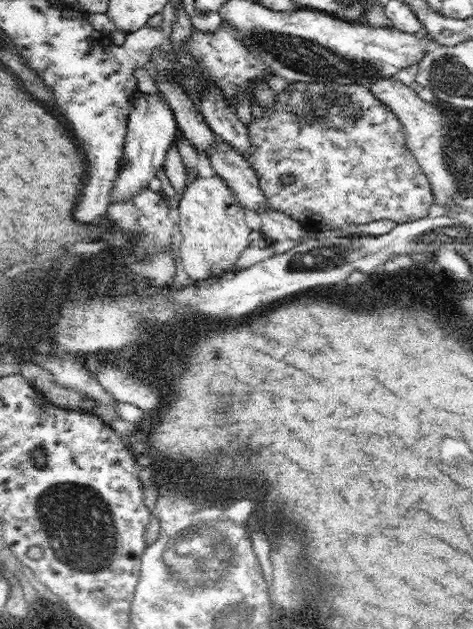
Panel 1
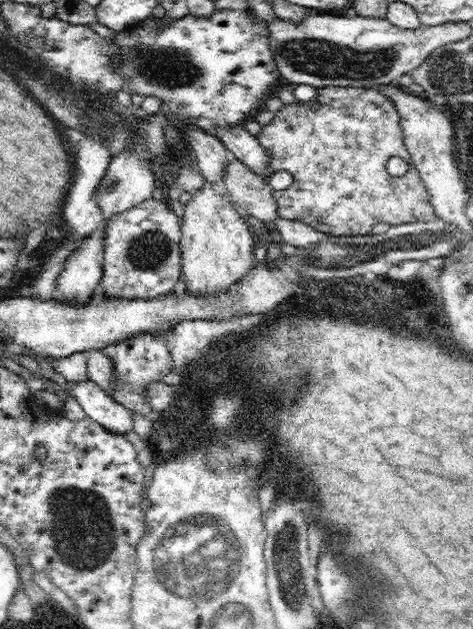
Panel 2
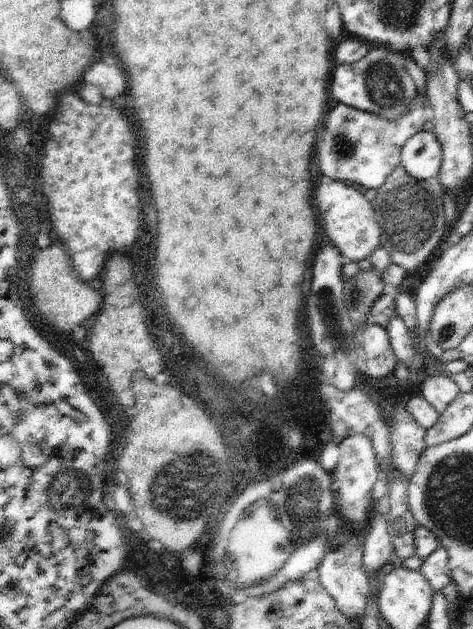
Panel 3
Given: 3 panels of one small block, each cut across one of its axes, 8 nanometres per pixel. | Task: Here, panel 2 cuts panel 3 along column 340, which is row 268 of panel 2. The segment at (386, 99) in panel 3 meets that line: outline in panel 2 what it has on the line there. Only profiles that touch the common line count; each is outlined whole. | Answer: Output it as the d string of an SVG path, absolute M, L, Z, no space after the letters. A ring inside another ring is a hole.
M106 228L102 232L92 232L82 248L76 248L68 258L68 266L58 278L58 300L76 304L90 302L104 276L104 242Z

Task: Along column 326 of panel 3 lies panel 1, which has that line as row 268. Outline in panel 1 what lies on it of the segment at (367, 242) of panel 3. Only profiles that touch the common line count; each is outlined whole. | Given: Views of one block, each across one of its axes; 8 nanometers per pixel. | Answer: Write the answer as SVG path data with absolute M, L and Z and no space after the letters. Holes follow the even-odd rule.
M196 178L190 184L186 182L184 196L180 200L180 230L182 246L180 256L186 274L198 282L208 278L222 278L236 274L236 262L242 252L252 244L248 242L250 228L244 222L244 206L226 184L224 178Z

